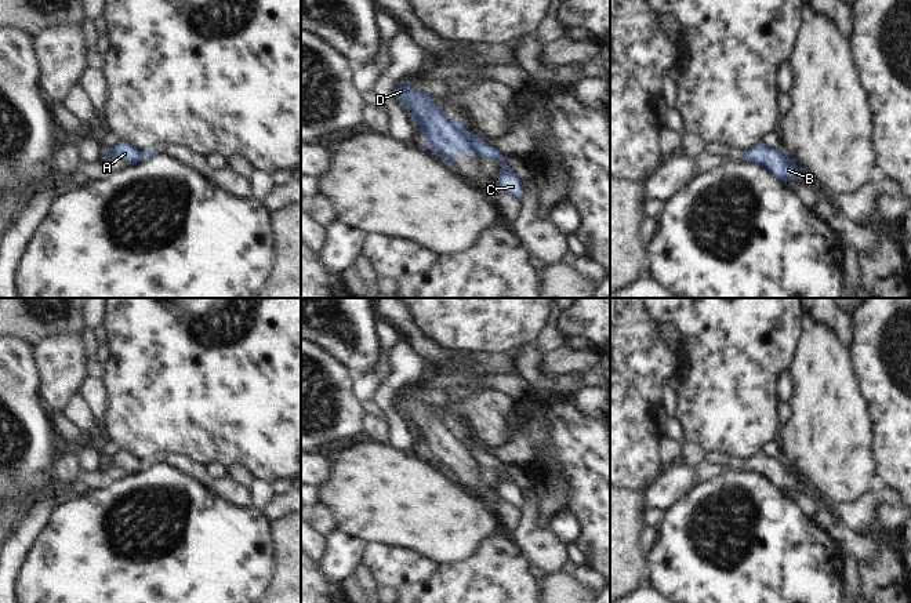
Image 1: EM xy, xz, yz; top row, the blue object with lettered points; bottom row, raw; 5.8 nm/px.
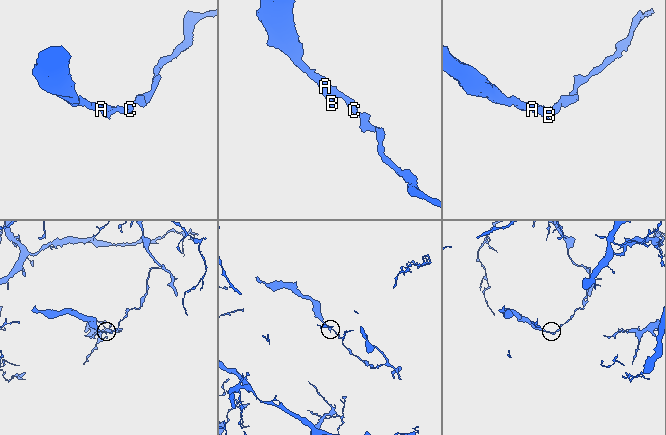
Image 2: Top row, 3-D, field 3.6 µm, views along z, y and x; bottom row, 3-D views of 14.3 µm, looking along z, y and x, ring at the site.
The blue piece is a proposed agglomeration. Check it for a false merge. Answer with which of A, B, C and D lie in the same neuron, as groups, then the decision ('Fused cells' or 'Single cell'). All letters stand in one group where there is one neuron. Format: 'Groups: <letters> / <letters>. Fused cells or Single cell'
Groups: A B D / C. Fused cells

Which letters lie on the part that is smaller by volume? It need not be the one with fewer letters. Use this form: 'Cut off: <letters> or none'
Cut off: A, B, D

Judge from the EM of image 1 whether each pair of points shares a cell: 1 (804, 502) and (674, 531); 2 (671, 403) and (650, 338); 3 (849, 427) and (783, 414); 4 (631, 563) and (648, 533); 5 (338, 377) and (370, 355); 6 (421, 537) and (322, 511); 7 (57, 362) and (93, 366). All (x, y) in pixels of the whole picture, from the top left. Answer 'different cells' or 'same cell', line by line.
1: different cells
2: different cells
3: different cells
4: different cells
5: different cells
6: different cells
7: different cells

